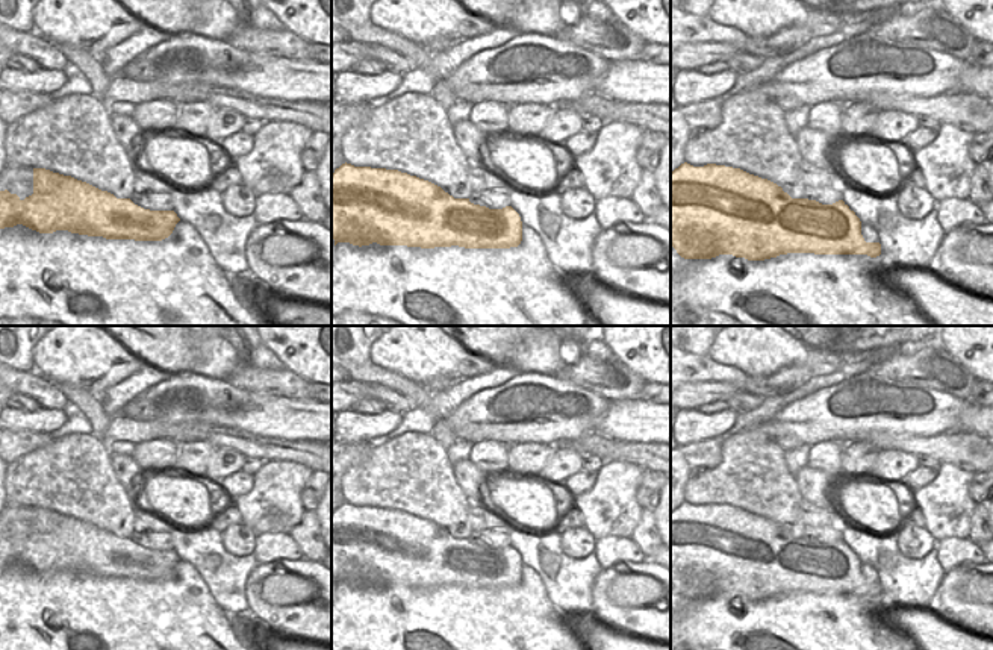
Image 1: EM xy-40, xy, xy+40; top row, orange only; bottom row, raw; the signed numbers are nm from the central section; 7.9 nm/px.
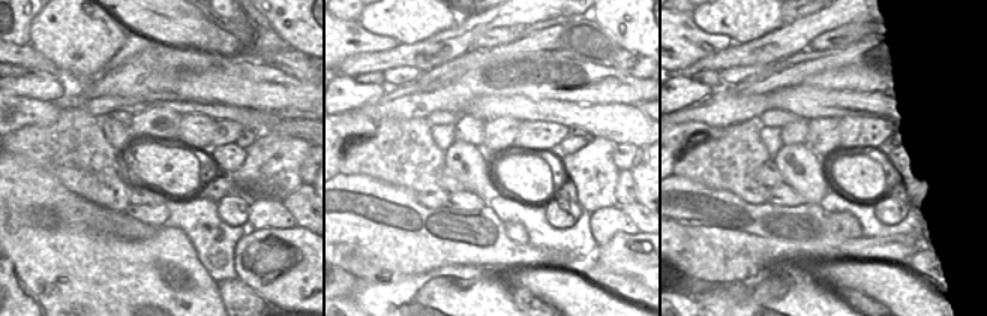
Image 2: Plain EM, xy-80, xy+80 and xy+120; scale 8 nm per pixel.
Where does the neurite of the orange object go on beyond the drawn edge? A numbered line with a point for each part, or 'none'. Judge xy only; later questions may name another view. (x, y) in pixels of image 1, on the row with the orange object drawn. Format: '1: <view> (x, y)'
none

